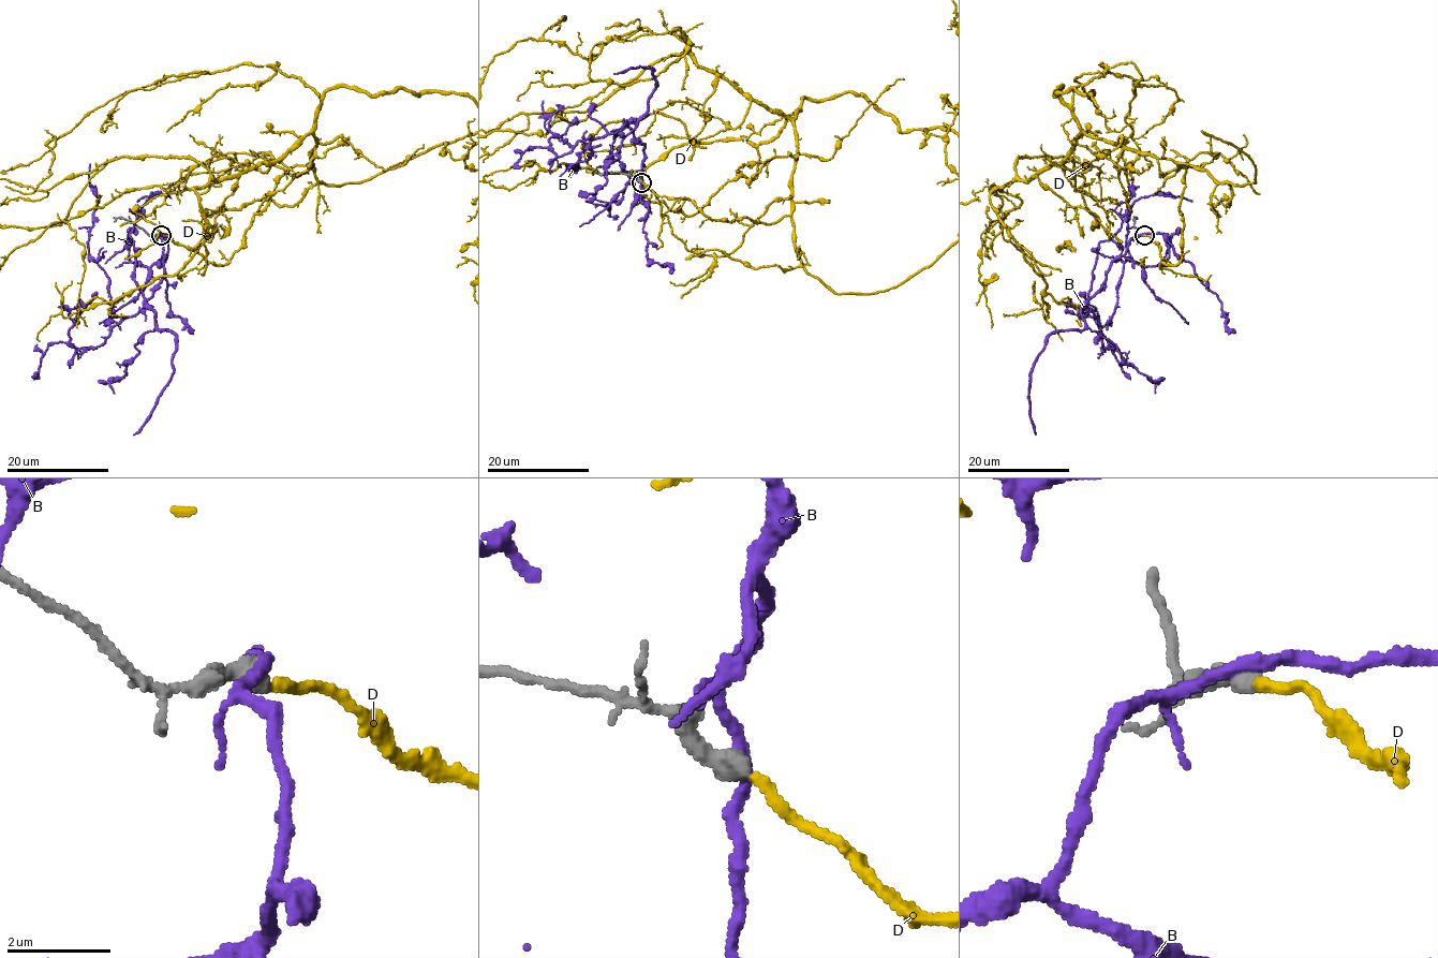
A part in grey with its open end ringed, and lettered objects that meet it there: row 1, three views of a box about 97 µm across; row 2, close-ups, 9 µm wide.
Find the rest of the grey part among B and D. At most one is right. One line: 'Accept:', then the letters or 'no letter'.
Accept: D

